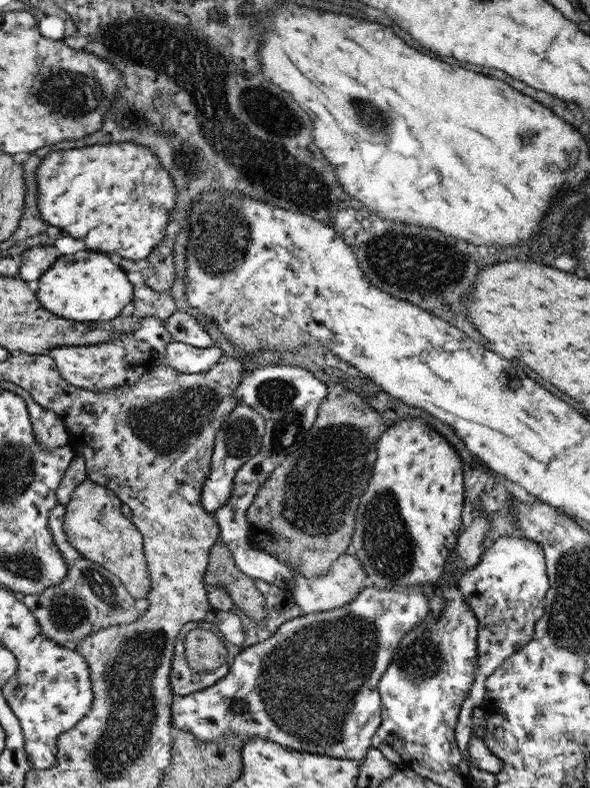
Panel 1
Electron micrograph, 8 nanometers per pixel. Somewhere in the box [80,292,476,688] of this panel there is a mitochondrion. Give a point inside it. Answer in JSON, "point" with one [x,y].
{"point":[313,495]}

